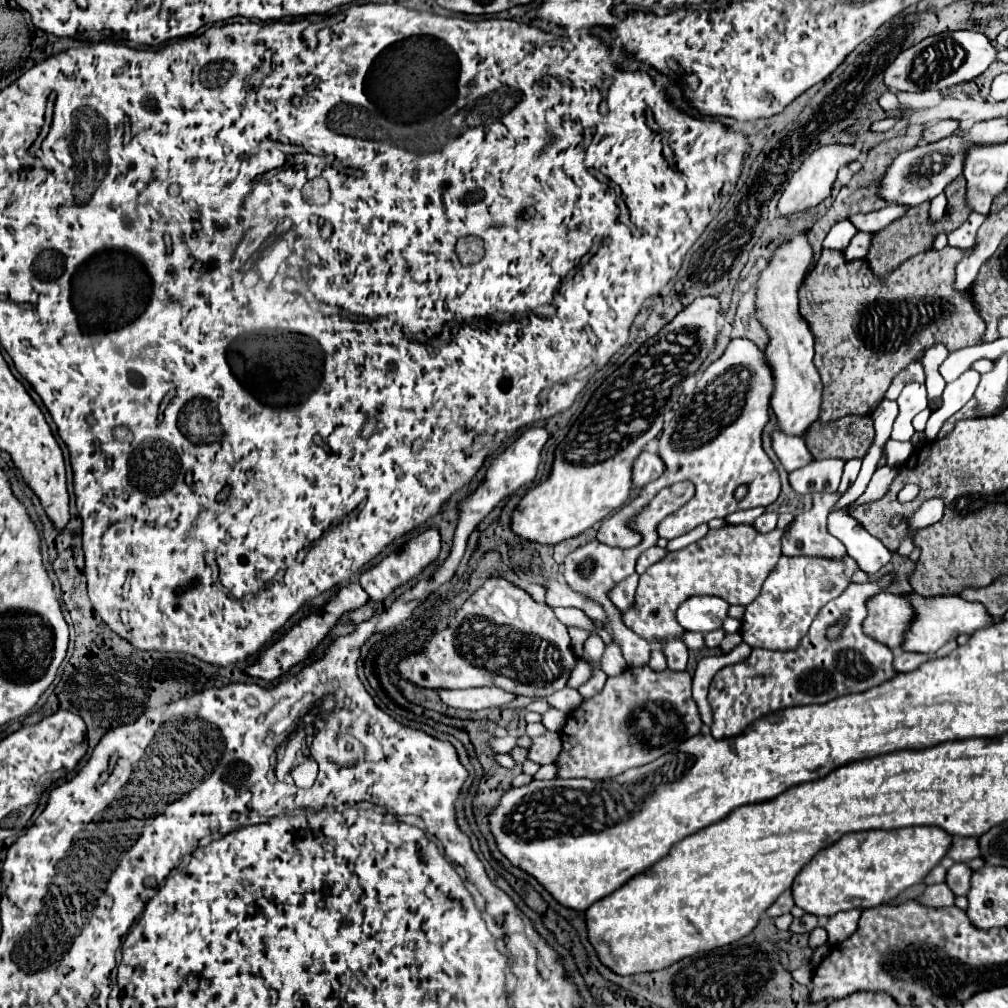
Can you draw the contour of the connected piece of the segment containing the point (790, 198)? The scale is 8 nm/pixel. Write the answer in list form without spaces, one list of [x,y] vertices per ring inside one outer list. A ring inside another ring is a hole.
[[[831,144],[831,146],[817,148],[799,166],[799,170],[789,180],[785,192],[783,192],[781,200],[779,200],[779,214],[787,216],[787,214],[793,214],[797,210],[807,210],[807,204],[819,204],[819,202],[823,202],[831,194],[831,186],[833,186],[833,180],[835,180],[839,168],[847,166],[849,162],[853,162],[857,158],[859,158],[859,148],[855,148],[853,144]]]

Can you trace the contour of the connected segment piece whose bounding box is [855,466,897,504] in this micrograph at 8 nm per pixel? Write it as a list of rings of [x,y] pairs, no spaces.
[[[883,466],[879,470],[875,470],[865,494],[861,496],[861,500],[857,500],[855,504],[863,504],[863,502],[873,502],[873,500],[879,500],[881,496],[885,496],[889,484],[893,482],[893,478],[897,476],[897,468],[891,468],[891,466]]]

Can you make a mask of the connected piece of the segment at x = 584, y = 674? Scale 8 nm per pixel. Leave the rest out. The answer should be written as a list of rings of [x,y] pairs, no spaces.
[[[577,662],[577,666],[571,670],[571,678],[567,680],[567,686],[571,688],[579,688],[587,678],[589,678],[589,666],[585,662]]]

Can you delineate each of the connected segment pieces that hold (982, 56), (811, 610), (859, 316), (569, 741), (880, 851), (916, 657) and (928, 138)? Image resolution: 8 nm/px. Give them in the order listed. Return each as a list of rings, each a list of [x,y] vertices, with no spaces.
[[[957,30],[929,36],[919,44],[903,50],[885,70],[883,82],[891,90],[899,92],[925,92],[925,90],[947,90],[961,82],[971,82],[981,76],[989,64],[997,60],[997,52],[985,34],[975,30]]]
[[[781,556],[775,570],[763,584],[761,594],[745,608],[741,638],[751,648],[769,650],[793,650],[799,646],[801,638],[807,634],[819,608],[829,600],[837,598],[847,586],[849,578],[857,570],[857,562],[849,556],[843,560],[823,560],[823,558],[785,558]]]
[[[943,248],[917,254],[905,264],[891,270],[887,276],[875,276],[865,260],[847,262],[837,250],[823,250],[813,272],[809,272],[799,288],[799,314],[807,320],[815,336],[815,366],[821,374],[821,422],[831,422],[847,414],[871,414],[883,400],[891,380],[909,364],[923,356],[933,342],[945,342],[949,350],[979,344],[985,334],[985,322],[981,320],[971,296],[967,292],[955,292],[955,264],[969,250]]]
[[[649,666],[625,668],[619,676],[609,676],[603,690],[583,700],[567,718],[565,728],[561,730],[561,752],[555,760],[557,778],[589,778],[589,780],[607,780],[615,778],[621,772],[637,766],[645,766],[659,756],[671,752],[687,738],[695,736],[701,728],[701,716],[697,704],[691,698],[691,674],[663,670],[655,672]]]
[[[919,826],[919,828],[897,828],[897,830],[873,830],[873,832],[853,832],[845,834],[835,844],[823,848],[793,880],[791,894],[795,906],[813,914],[813,916],[833,916],[839,910],[851,908],[873,908],[889,902],[905,888],[923,882],[925,874],[935,868],[941,858],[947,854],[951,846],[951,836],[945,830],[935,826]]]
[[[895,652],[893,658],[893,666],[897,672],[909,672],[915,670],[919,664],[927,662],[929,656],[927,654],[915,654],[915,652]]]
[[[939,120],[935,124],[925,126],[923,140],[925,142],[937,142],[937,140],[943,140],[943,138],[955,134],[957,130],[959,130],[959,122],[957,120]]]

